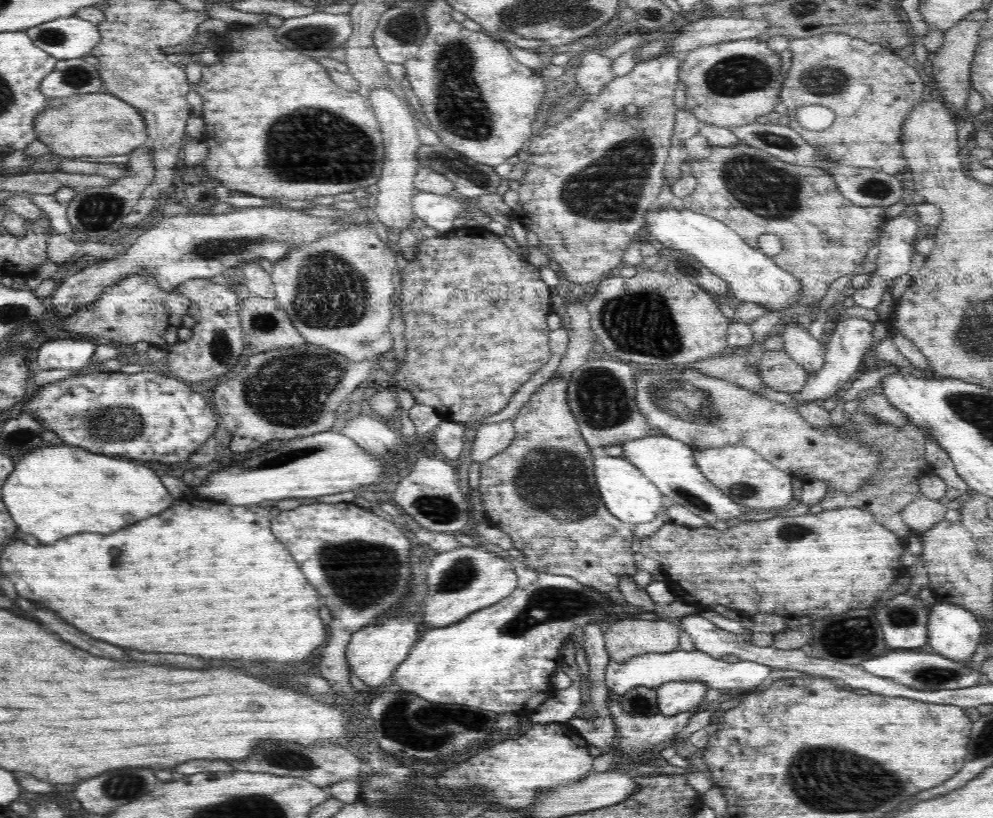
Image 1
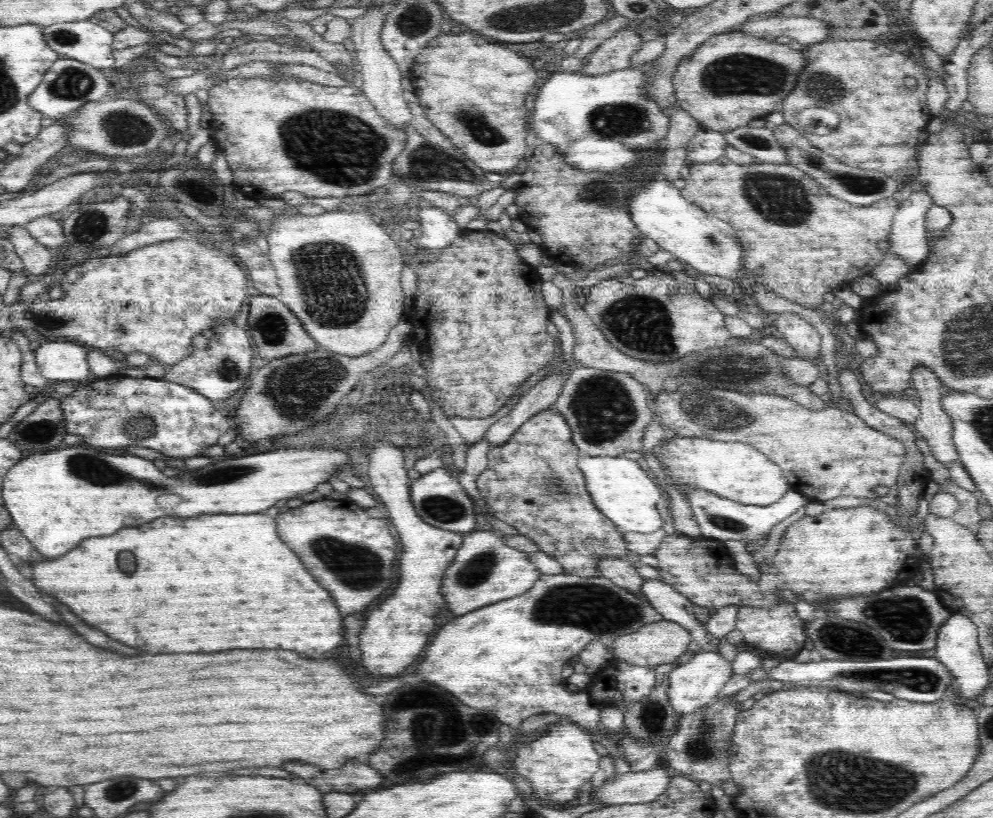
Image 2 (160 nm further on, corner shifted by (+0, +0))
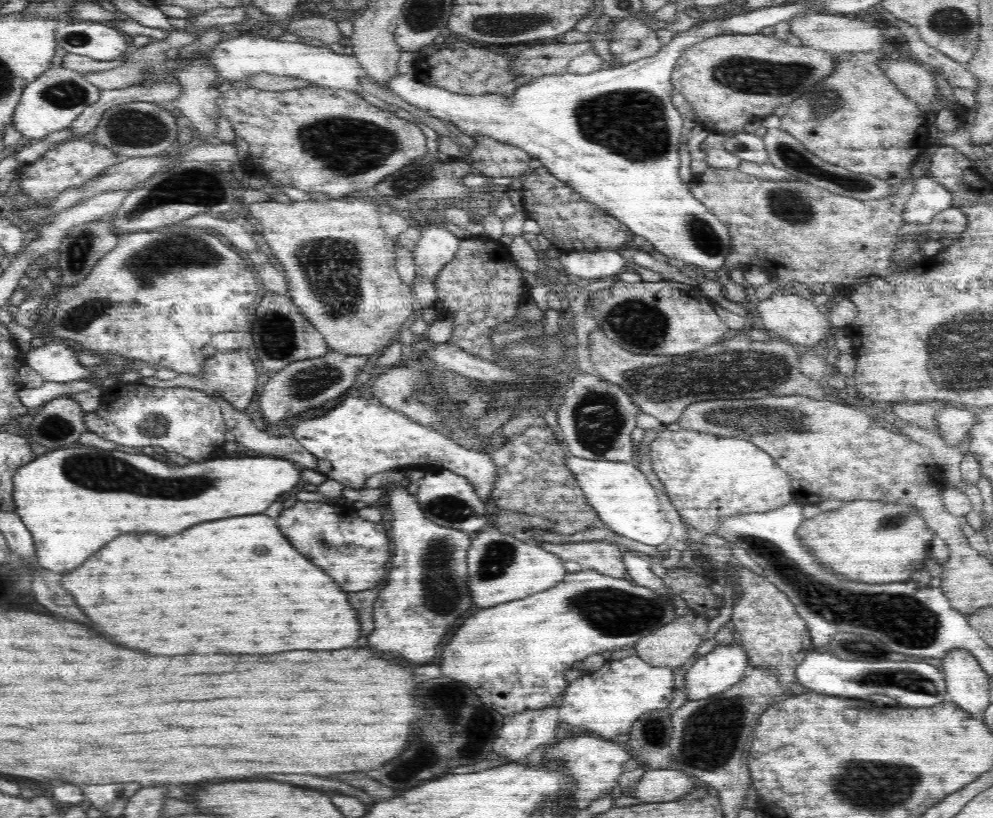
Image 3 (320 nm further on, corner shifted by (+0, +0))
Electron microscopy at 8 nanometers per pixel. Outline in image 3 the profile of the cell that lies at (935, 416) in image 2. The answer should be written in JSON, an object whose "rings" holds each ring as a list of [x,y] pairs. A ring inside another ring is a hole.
{"rings":[[[947,404],[936,414],[938,433],[950,445],[964,445],[968,432],[976,424],[976,413],[973,408],[956,407]]]}

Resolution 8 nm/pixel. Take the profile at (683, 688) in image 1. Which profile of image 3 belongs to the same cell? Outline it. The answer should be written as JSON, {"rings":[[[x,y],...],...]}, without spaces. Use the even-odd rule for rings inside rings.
{"rings":[[[718,644],[687,670],[685,687],[688,701],[704,700],[728,690],[742,680],[748,666],[749,656],[743,644]]]}

